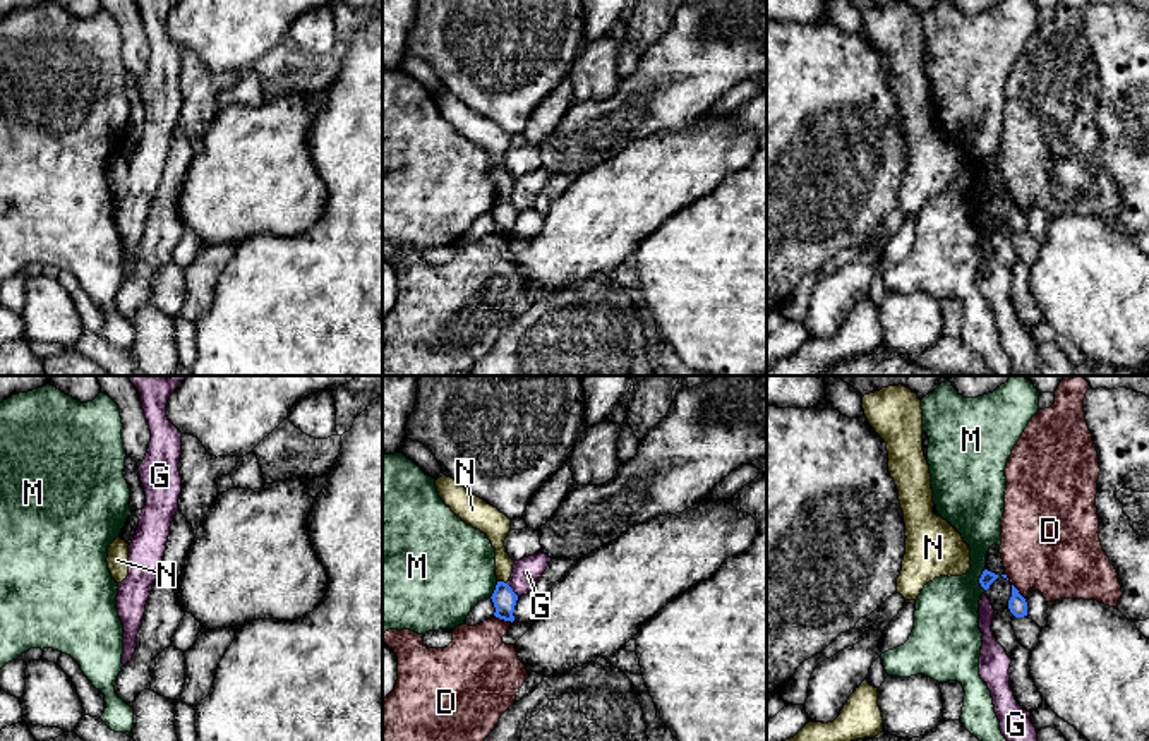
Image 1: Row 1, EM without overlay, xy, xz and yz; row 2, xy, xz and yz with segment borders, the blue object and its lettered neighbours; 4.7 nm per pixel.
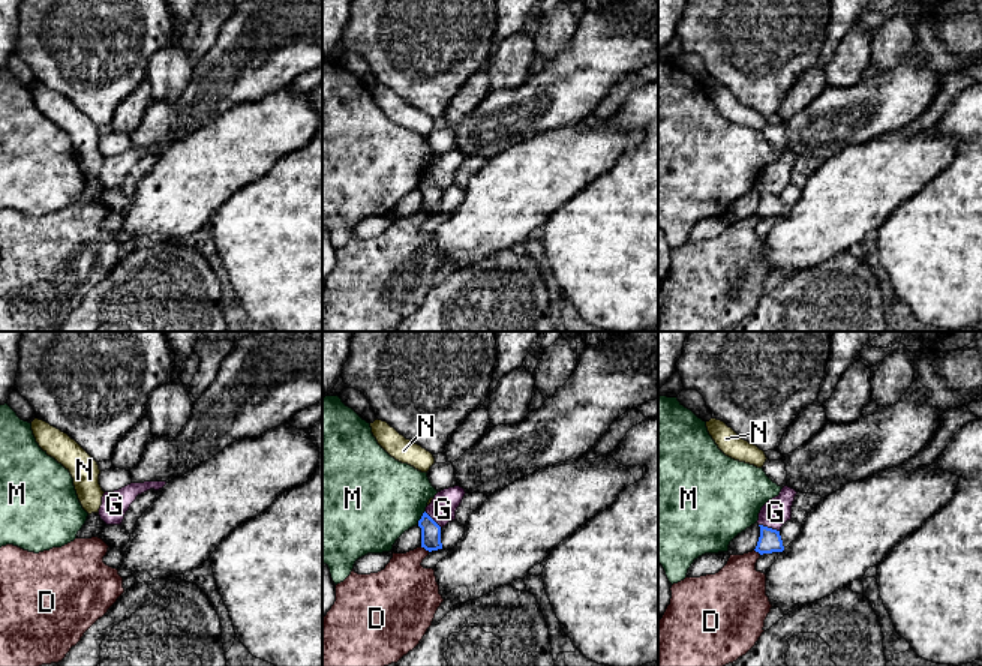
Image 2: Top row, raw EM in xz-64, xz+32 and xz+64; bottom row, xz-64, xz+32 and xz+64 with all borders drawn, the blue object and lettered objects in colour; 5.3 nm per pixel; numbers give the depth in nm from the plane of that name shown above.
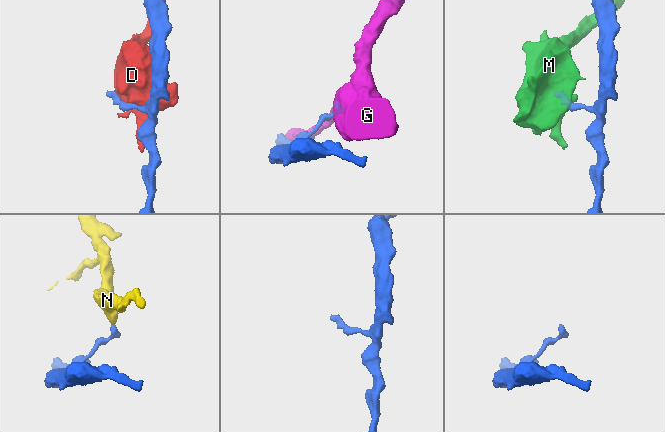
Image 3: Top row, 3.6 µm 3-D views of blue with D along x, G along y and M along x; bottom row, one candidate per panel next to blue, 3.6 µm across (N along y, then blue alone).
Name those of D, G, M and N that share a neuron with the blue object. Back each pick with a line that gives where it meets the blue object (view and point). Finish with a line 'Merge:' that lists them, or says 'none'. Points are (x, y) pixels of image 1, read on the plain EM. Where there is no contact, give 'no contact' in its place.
Merge: none

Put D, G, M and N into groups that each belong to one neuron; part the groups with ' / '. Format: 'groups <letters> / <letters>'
groups D / G / M / N

